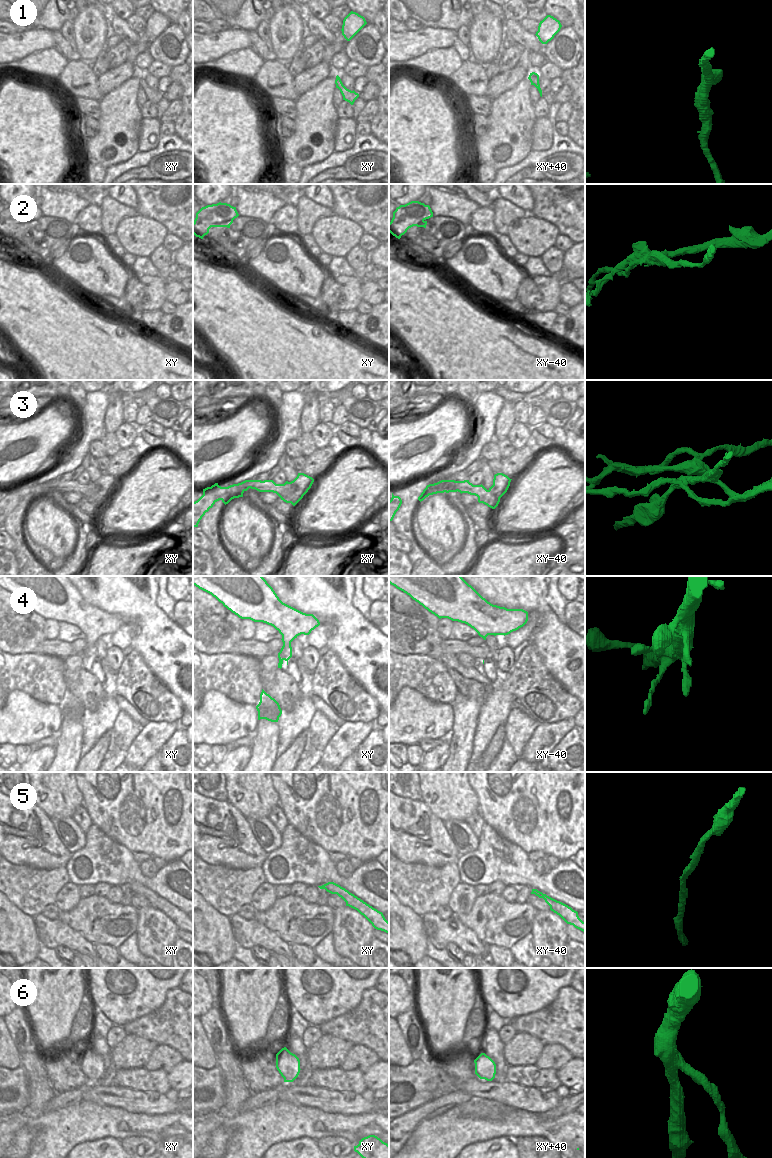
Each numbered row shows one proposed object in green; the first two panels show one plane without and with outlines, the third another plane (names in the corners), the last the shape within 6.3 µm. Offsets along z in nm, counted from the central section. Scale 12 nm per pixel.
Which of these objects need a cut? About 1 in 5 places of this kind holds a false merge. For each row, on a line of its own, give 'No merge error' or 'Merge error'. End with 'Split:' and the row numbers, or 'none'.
1: No merge error
2: Merge error
3: Merge error
4: No merge error
5: No merge error
6: No merge error
Split: 2, 3

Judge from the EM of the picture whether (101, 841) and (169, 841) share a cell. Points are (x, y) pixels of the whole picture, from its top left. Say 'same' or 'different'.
different

